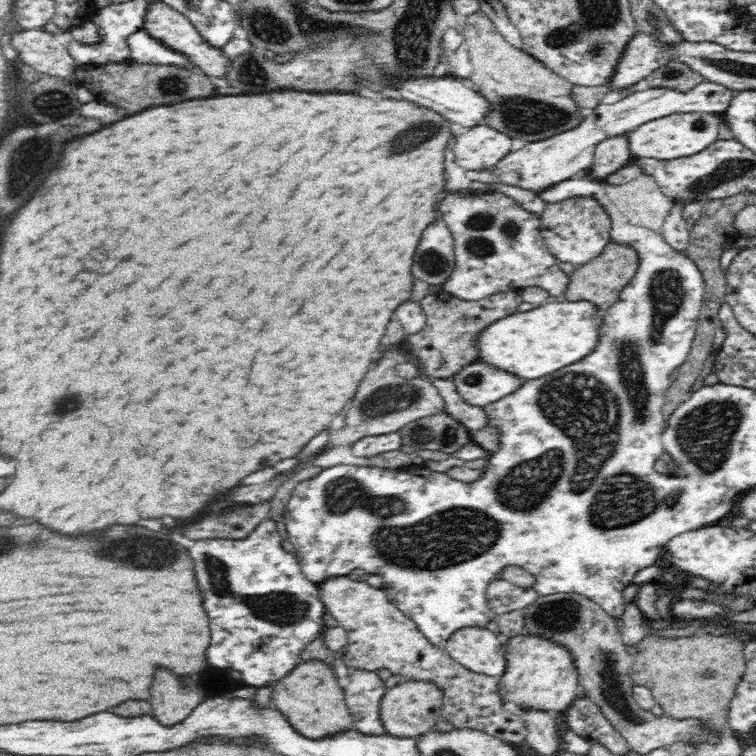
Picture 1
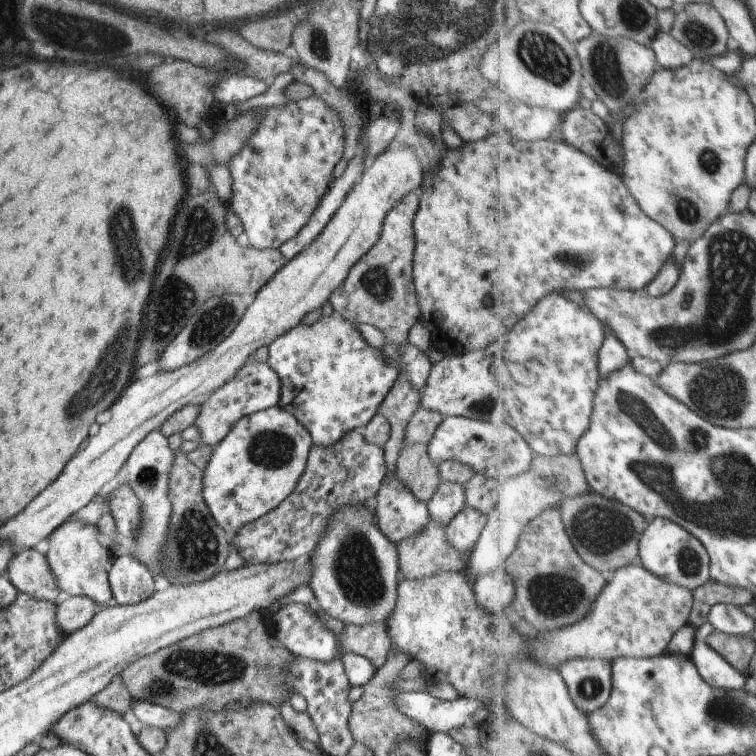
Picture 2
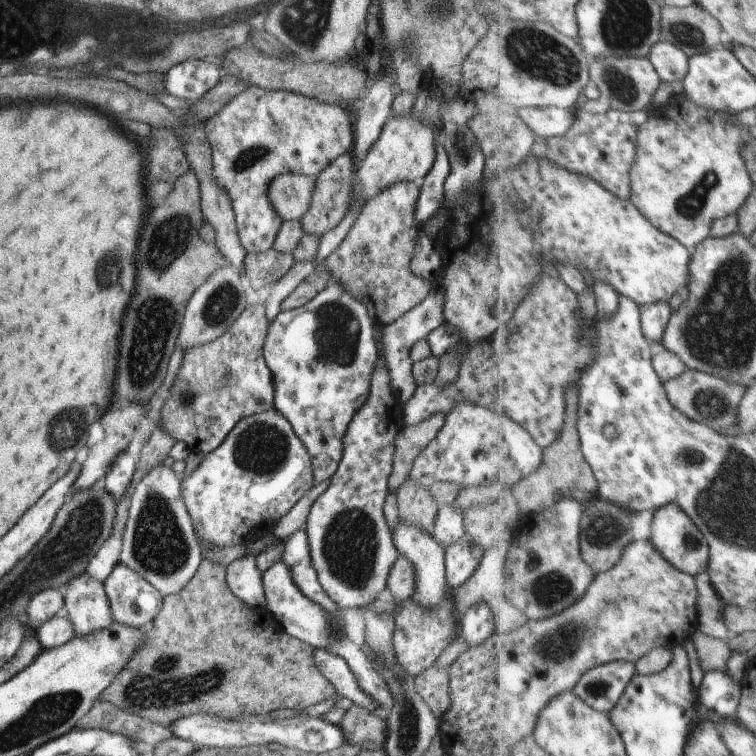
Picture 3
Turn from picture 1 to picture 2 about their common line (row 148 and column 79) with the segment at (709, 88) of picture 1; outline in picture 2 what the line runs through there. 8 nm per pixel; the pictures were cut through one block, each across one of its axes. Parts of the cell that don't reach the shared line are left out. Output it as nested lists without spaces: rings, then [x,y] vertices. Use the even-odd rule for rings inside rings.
[[[80,520],[64,521],[51,532],[46,558],[57,578],[62,596],[86,595],[99,604],[108,602],[113,596],[109,583],[109,572],[115,556],[96,536],[99,529]]]

